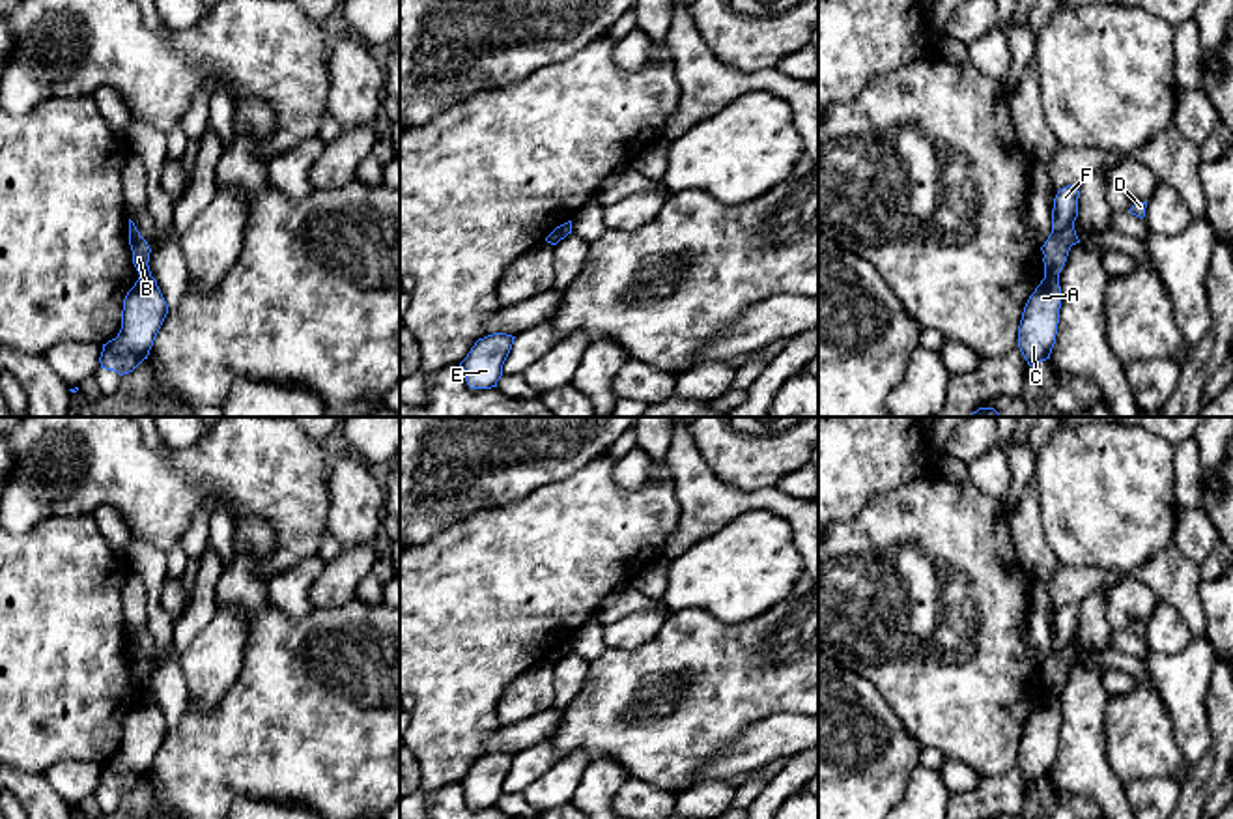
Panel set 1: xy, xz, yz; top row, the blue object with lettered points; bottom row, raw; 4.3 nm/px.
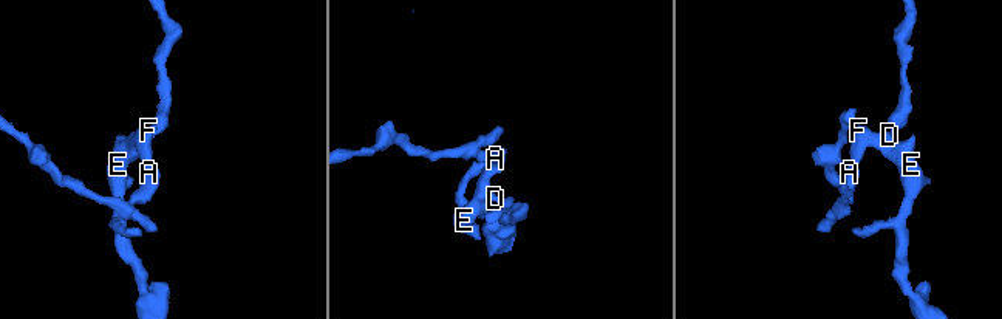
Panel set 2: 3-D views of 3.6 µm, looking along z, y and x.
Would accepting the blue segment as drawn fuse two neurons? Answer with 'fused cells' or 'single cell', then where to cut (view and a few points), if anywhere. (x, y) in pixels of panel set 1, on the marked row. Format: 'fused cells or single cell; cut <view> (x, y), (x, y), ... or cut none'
fused cells; cut yz (1045, 275), (1058, 277)

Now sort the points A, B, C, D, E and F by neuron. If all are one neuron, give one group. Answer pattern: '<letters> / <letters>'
A C / B D E F

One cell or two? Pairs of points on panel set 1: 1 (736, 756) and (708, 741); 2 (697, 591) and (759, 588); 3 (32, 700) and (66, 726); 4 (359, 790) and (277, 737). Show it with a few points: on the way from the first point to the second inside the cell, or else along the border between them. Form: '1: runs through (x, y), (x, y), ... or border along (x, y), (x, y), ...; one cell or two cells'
1: border along (759, 722), (753, 722), (694, 780); two cells
2: runs through (712, 588), (744, 588); one cell
3: runs through (40, 700), (58, 718); one cell
4: runs through (339, 769), (307, 737), (297, 737); one cell

